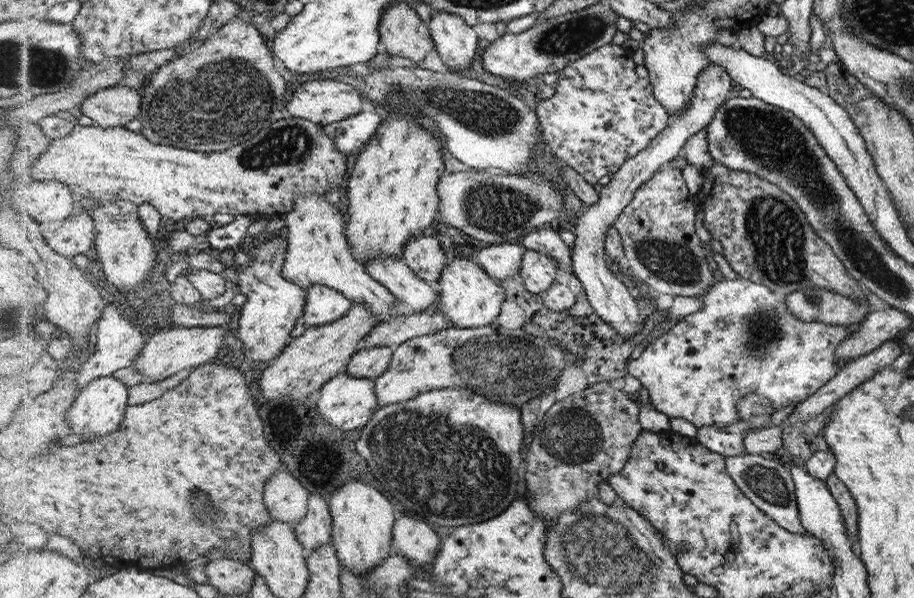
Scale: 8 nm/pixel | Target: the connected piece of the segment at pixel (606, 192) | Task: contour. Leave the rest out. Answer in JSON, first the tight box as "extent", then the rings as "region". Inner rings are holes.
{"extent":[570,63,732,339],"region":[[[716,63],[709,64],[708,68],[700,74],[694,98],[687,104],[686,111],[683,114],[670,115],[666,130],[646,150],[640,151],[638,155],[628,159],[619,168],[619,171],[611,176],[610,182],[601,188],[599,201],[584,207],[574,222],[574,226],[570,226],[575,234],[575,243],[571,254],[573,274],[582,282],[582,290],[594,312],[626,339],[642,330],[645,314],[640,310],[640,304],[631,295],[627,285],[608,268],[608,260],[605,256],[605,238],[608,229],[613,228],[615,220],[630,204],[636,190],[648,182],[656,171],[669,165],[669,162],[678,156],[680,148],[684,148],[686,142],[694,134],[710,124],[719,106],[728,98],[730,90],[732,90],[732,79],[728,71]]]}

